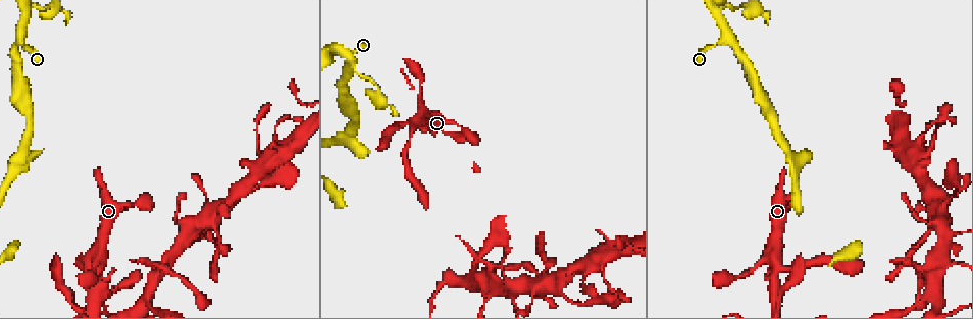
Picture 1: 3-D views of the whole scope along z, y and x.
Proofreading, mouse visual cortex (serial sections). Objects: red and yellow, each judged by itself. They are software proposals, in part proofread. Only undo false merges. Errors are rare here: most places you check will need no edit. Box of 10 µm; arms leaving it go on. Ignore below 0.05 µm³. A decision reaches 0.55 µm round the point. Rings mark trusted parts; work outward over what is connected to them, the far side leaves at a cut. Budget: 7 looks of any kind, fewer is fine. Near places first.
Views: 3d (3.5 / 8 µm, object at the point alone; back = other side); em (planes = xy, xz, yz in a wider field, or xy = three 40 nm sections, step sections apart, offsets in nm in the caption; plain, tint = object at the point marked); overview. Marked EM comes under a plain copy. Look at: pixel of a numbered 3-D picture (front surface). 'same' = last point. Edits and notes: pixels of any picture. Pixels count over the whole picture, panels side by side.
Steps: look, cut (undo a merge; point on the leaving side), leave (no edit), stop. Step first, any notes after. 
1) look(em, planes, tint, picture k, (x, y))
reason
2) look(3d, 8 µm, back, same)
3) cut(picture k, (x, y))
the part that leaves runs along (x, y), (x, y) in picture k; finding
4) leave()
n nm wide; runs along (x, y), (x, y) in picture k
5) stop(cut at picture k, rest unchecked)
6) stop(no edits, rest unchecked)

look(3d, 3.5 µm, picture 1, (28, 11))

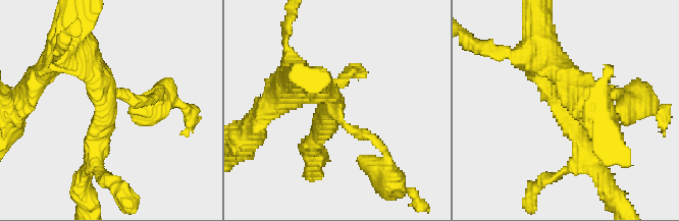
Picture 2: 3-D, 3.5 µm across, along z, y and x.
look(em, xy, step 5, tint, picture 2, (337, 108))

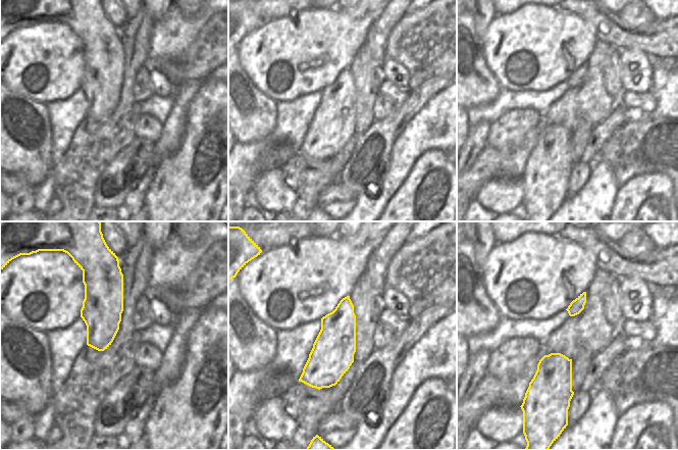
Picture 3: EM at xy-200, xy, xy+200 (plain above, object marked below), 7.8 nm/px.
leave()
340 nm wide; runs along (95, 164), (108, 99), (152, 99) in picture 2; one cell here

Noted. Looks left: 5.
look(3d, 3.5 µm, back, picture 1, (24, 160))
sharp bend

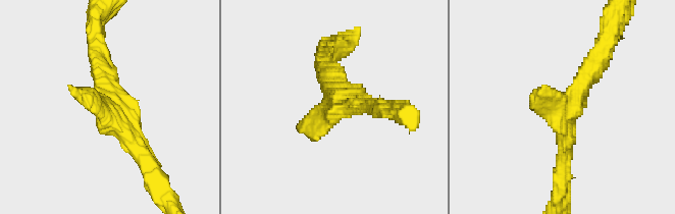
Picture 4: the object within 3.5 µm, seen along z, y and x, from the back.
look(em, xy, step 5, tint, picture 4, (338, 97))

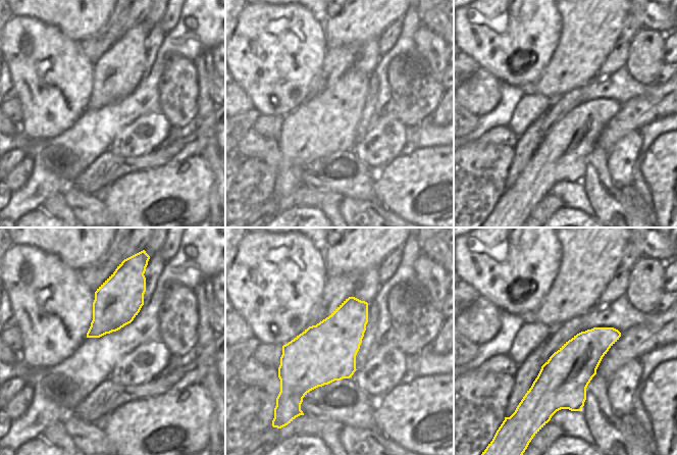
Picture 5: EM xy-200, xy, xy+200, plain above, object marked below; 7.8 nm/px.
leave()
460 nm wide; runs along (97, 46), (113, 115), (144, 159) in picture 4; all the same cell

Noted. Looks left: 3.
look(3d, 3.5 µm, back, picture 1, (98, 268))
sharp bend

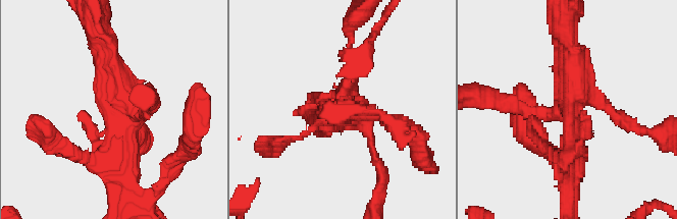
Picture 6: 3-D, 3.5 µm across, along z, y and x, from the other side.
look(em, xy, step 1, tint, picture 6, (570, 109))
4 arms; arms of 150, 150, 350, 350 nm

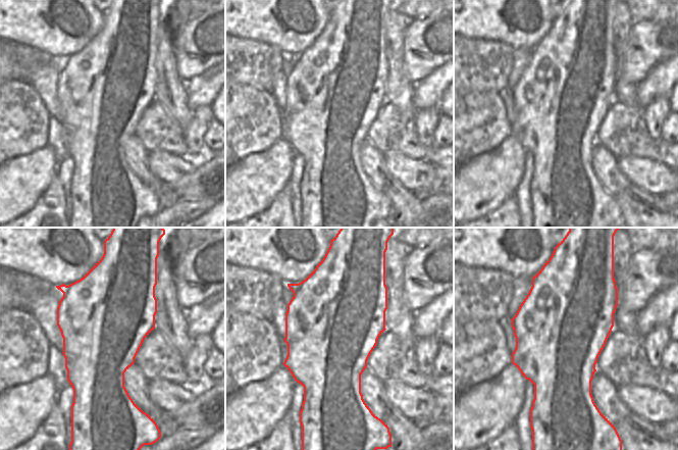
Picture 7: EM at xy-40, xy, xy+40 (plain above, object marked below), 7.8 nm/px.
leave()
runs along (105, 42), (123, 120), (120, 176) in picture 6; continuous, no second cell

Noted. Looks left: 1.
stop(no edits, rest unchecked)

